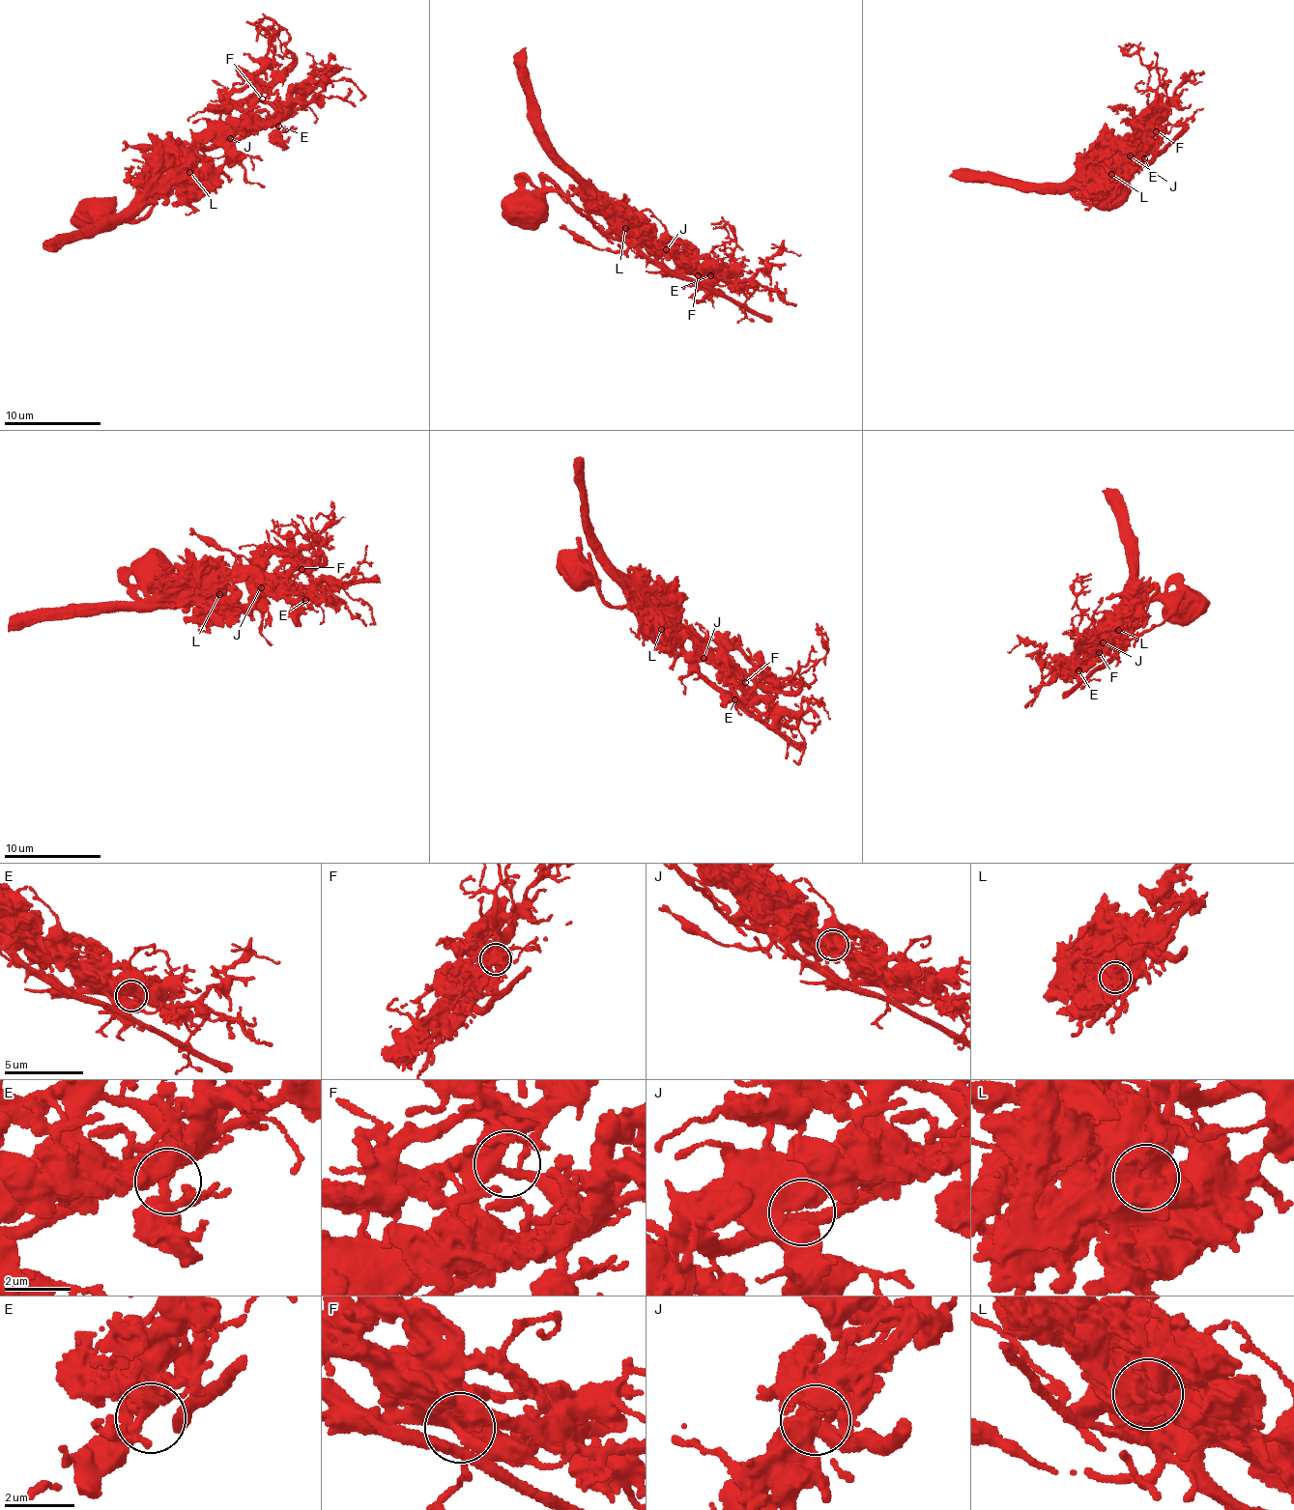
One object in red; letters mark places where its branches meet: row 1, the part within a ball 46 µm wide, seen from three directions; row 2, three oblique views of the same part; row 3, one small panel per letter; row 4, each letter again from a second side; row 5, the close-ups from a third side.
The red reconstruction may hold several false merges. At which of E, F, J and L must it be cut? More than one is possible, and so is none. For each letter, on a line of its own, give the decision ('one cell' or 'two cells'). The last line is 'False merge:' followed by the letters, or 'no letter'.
E: one cell
F: one cell
J: one cell
L: two cells
False merge: L

